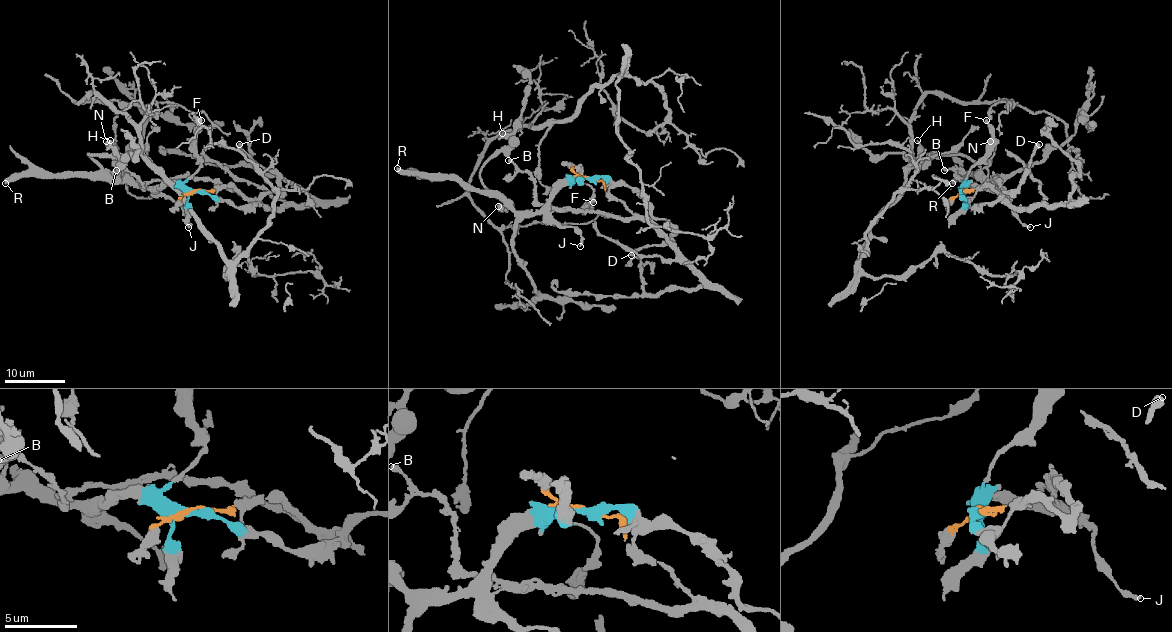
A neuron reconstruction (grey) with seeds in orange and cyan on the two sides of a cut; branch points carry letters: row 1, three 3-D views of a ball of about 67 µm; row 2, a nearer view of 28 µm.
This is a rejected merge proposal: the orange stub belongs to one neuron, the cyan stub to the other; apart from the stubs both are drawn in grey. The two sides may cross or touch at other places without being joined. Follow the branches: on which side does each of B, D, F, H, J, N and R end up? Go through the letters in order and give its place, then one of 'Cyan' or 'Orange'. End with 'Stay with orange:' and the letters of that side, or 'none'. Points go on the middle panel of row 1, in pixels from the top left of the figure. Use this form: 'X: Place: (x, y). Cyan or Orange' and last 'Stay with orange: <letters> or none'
B: Place: (508, 160). Orange
D: Place: (631, 255). Cyan
F: Place: (593, 202). Cyan
H: Place: (502, 133). Cyan
J: Place: (580, 246). Cyan
N: Place: (498, 206). Cyan
R: Place: (397, 168). Cyan
Stay with orange: B

